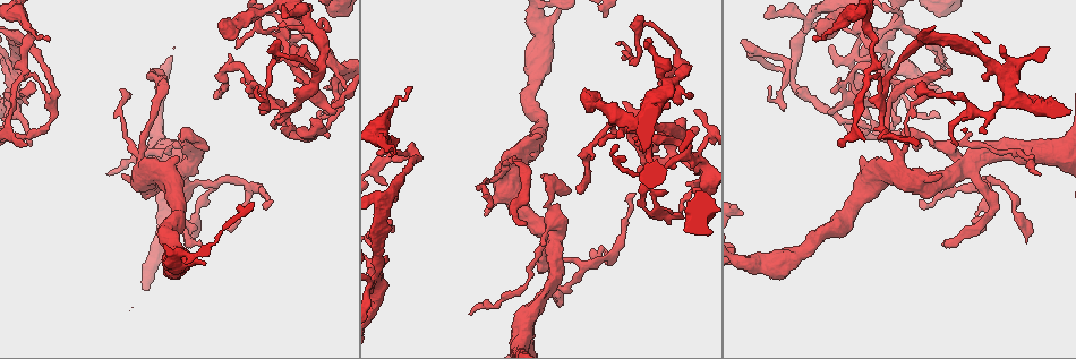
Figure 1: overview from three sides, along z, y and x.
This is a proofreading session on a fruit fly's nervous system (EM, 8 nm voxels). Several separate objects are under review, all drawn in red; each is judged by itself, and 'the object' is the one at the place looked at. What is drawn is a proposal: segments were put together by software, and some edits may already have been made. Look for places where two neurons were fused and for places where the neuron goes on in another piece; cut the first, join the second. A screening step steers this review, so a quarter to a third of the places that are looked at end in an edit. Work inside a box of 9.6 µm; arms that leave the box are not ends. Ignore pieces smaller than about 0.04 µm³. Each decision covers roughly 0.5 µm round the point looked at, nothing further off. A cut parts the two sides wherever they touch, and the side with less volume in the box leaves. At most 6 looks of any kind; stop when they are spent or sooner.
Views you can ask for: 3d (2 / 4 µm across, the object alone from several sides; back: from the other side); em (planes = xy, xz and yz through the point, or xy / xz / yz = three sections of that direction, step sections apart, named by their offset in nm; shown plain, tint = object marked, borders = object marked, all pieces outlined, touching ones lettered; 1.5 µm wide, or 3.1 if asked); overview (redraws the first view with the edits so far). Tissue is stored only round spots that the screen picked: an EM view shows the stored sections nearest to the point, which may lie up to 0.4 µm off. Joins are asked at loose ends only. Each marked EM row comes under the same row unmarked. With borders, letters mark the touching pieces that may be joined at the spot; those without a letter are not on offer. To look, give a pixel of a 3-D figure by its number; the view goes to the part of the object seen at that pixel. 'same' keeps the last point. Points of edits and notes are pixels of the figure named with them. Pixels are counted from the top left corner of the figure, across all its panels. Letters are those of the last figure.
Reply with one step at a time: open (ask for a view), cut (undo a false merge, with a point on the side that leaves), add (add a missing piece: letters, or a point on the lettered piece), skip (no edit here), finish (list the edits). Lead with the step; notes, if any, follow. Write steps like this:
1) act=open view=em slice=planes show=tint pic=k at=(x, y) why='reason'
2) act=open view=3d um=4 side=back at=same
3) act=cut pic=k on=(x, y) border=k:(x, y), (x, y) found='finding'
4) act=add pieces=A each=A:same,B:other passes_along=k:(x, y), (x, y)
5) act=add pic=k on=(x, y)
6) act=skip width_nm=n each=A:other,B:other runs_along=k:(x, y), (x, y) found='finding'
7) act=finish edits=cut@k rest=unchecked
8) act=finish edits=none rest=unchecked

act=open view=3d um=2 pic=1 at=(327, 138) why='branch stops here'

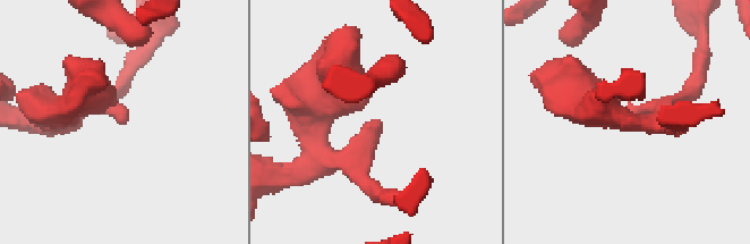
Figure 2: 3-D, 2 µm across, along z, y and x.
act=open view=em slice=planes show=borders pic=2 at=(378, 122) why='shape alone is not enough'

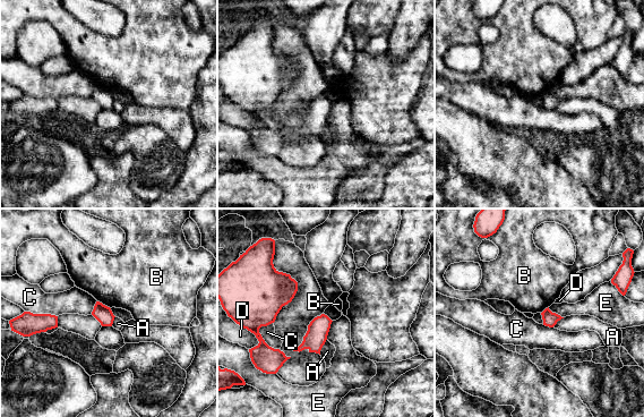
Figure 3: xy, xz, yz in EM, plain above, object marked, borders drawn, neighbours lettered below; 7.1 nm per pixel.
act=skip longest_contact=C:220nm each=A:other,B:other,C:other,D:other,E:other border=3:(326, 339), (319, 354) found='no lettered piece goes on from it'

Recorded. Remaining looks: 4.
act=open view=em slice=xz step=8 show=tint pic=1 at=(938, 115) why='thin end'

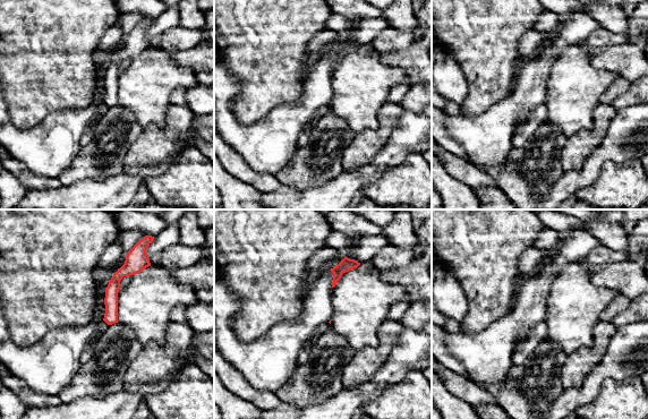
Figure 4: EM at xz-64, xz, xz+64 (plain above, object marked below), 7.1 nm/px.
act=open view=em slice=planes show=borders at=same why='cut it another way'

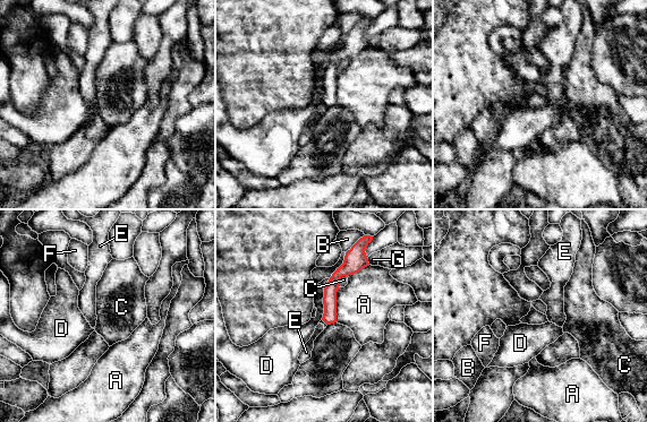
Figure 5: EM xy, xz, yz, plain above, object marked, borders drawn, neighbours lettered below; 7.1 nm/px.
act=skip each=A:other,B:other,C:other,D:other,E:other,F:other,G:other border=5:(348, 275), (340, 278), (338, 286) found='none of them fits'

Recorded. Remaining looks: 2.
act=open view=3d um=4 pic=1 at=(597, 92) why='branch stops here'

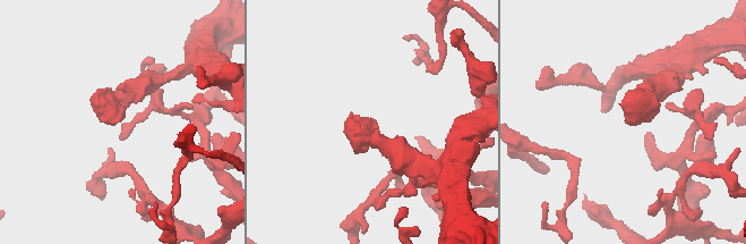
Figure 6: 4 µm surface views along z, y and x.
act=open view=em slice=planes show=borders pic=6 at=(372, 120)

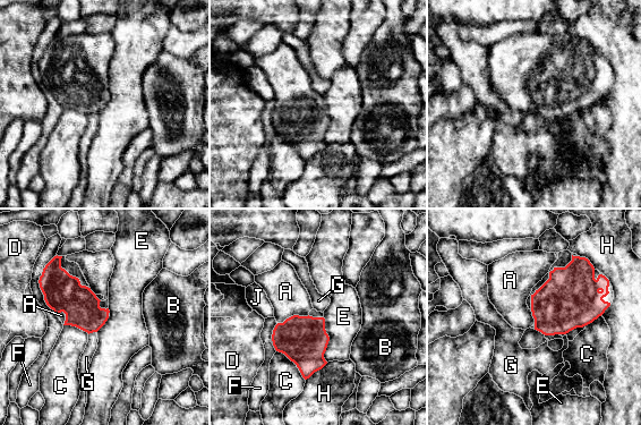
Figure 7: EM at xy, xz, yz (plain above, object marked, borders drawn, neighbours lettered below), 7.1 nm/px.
act=add pieces=A each=A:same,B:other,C:other,D:other,E:other,F:other,G:other,H:other,J:other found='the neuron continues'

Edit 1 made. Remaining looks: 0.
act=finish edits=add@7 rest=unchecked

